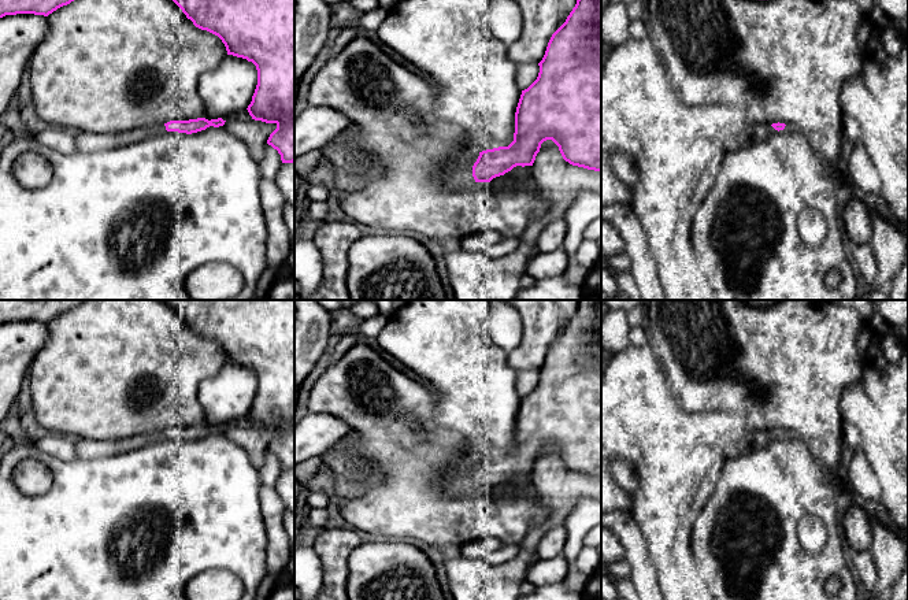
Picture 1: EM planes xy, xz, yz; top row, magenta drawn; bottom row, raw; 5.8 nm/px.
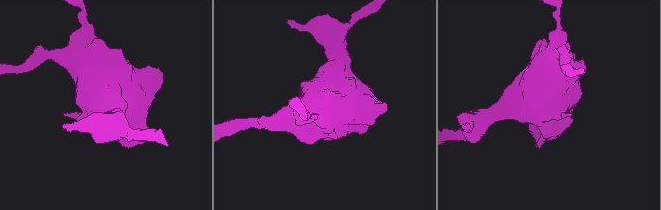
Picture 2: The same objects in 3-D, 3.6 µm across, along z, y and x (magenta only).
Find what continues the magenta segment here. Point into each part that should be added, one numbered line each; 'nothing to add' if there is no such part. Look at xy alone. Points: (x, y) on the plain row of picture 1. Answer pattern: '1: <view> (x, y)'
1: xy (86, 450)

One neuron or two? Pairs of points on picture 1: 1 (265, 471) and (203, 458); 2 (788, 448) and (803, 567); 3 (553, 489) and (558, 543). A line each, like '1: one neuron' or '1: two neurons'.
1: two neurons
2: one neuron
3: two neurons

